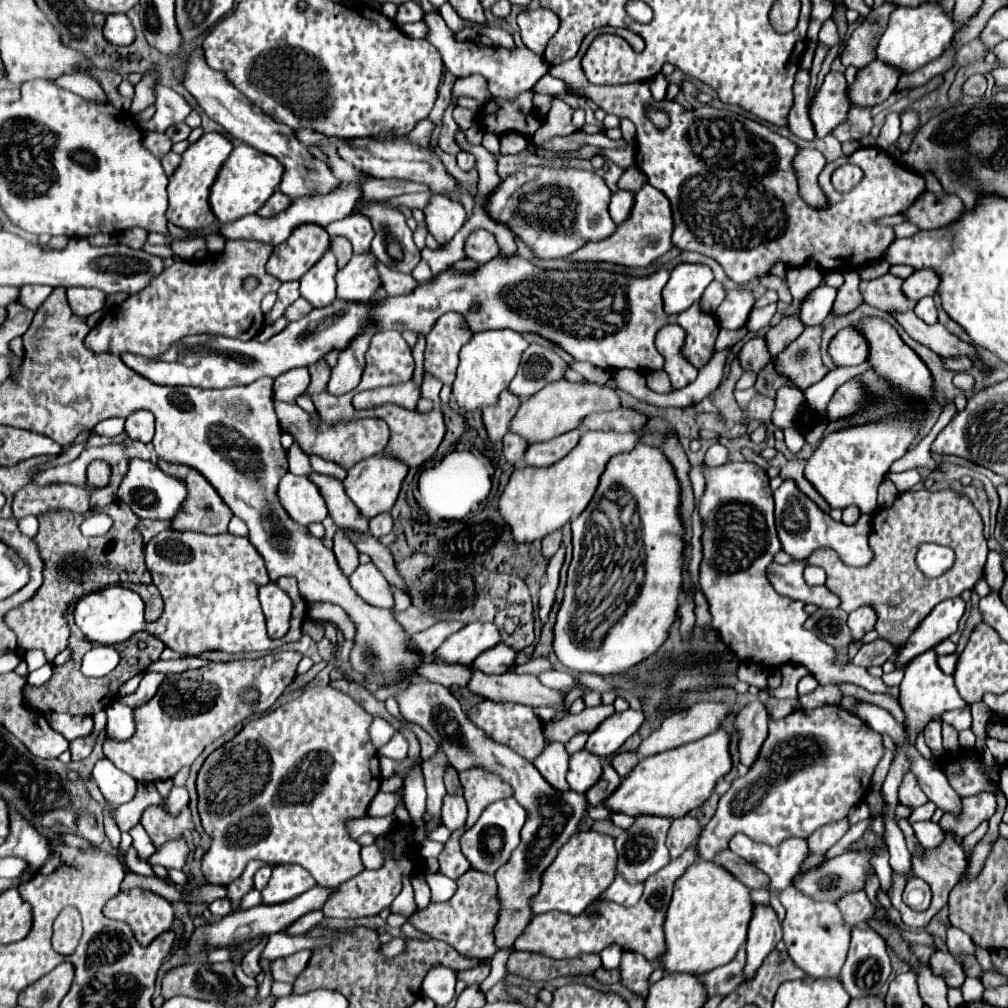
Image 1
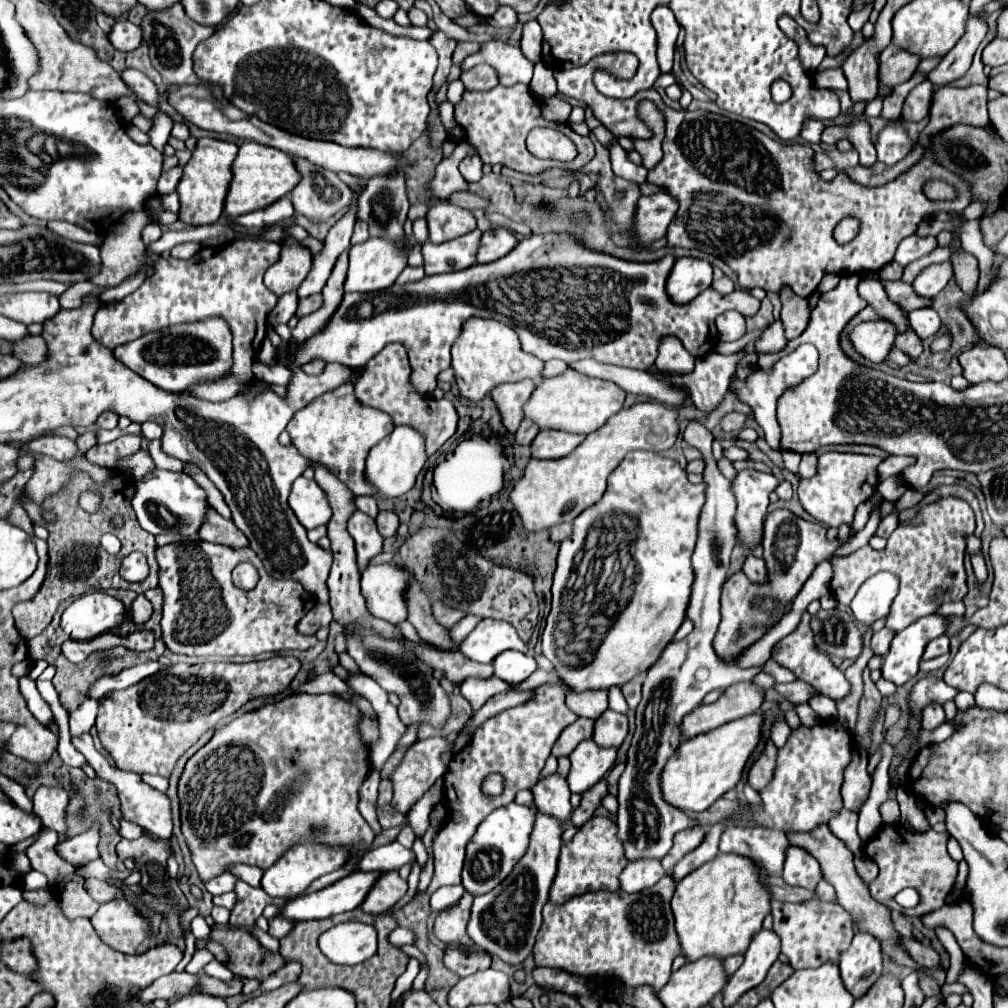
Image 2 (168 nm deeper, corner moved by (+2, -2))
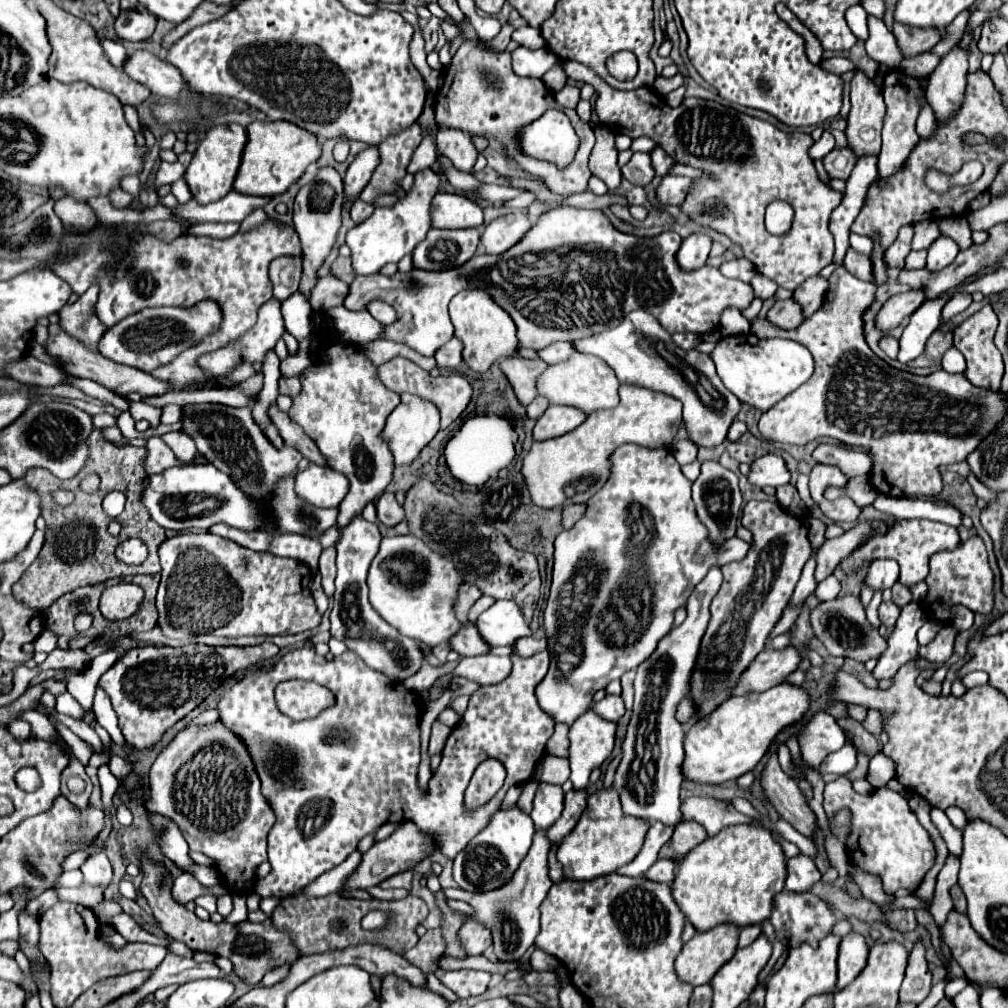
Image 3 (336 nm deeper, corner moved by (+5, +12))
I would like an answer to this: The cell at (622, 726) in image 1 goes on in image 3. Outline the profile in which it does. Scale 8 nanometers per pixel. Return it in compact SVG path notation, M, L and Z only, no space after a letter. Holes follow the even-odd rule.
M606 695L600 703L596 703L596 705L592 705L592 709L594 709L594 713L596 715L600 715L602 719L606 719L606 721L612 721L612 723L618 723L618 719L624 715L624 701L622 701L622 697L618 697L618 695Z

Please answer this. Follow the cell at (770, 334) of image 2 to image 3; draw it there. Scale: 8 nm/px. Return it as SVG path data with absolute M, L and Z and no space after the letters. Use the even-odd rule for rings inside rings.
M786 299L786 301L776 301L772 305L772 309L768 311L766 319L780 327L780 329L796 329L804 317L802 317L802 311L800 311L800 305L792 299Z

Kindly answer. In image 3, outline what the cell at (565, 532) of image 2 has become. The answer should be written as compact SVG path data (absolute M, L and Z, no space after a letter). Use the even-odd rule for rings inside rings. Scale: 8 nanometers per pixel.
M564 505L562 507L562 527L570 529L584 513L584 505Z

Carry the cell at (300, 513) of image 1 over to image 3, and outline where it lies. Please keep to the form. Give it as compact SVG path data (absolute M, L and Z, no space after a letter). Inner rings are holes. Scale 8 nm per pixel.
M310 463L296 475L294 491L302 501L314 507L338 507L348 493L348 481L334 469L322 469Z

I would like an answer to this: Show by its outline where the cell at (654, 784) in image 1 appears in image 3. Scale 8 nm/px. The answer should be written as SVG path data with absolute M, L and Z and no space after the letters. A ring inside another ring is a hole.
M780 683L762 693L732 697L712 713L700 717L684 737L682 775L692 783L720 785L752 771L768 751L778 731L804 717L808 711L808 693L802 687Z

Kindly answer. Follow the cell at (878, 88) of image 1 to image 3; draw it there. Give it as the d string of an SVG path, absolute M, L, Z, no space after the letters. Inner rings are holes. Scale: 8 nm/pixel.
M894 23L892 33L896 37L898 49L904 59L926 53L940 41L940 35L936 29L910 29L908 25L902 25L902 23Z

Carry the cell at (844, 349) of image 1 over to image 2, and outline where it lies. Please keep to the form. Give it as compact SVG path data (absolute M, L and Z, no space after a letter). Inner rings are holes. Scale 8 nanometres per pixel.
M887 319L865 321L865 323L857 325L849 337L851 337L855 349L865 359L869 359L871 363L881 363L887 359L889 351L895 345L897 327L893 323L889 323Z

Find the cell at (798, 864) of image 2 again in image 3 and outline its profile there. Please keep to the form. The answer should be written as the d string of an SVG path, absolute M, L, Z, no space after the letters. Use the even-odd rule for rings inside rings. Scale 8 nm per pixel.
M796 855L796 857L790 857L786 861L786 871L788 871L788 877L786 877L786 889L788 891L796 891L796 893L806 893L810 891L810 887L820 881L820 871L816 869L814 861L806 855Z

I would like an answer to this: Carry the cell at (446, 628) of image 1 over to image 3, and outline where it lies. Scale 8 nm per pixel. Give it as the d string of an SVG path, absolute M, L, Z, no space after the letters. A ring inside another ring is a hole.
M480 597L480 599L474 603L474 607L470 609L470 613L468 613L468 621L470 621L470 623L474 623L474 621L478 619L478 615L480 615L482 611L486 611L492 603L494 603L494 599L492 599L492 597Z

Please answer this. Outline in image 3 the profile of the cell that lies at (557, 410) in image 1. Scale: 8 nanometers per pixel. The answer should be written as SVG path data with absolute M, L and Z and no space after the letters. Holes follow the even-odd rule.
M576 353L562 363L548 365L548 369L536 381L538 395L546 397L550 405L576 407L576 409L582 409L586 415L600 411L600 409L616 407L618 387L620 387L620 381L616 379L612 367L596 355L584 355L584 353Z

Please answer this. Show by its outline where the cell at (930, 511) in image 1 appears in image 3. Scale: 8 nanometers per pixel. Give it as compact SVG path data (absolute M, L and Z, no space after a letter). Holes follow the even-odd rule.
M904 519L904 521L896 521L884 535L874 535L864 545L860 545L856 551L852 551L848 557L840 561L840 567L846 575L850 575L862 571L862 567L872 563L874 559L894 559L900 563L900 583L910 589L912 585L926 579L928 561L934 553L956 549L958 543L960 543L958 531L950 525L926 521L926 519Z

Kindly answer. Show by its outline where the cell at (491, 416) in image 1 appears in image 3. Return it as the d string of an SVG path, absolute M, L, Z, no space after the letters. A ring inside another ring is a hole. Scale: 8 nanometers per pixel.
M510 357L510 359L498 361L498 363L500 363L502 373L510 381L520 405L524 405L524 407L530 405L530 401L534 401L534 397L536 397L534 381L544 371L544 361L542 359L528 361L524 357Z

